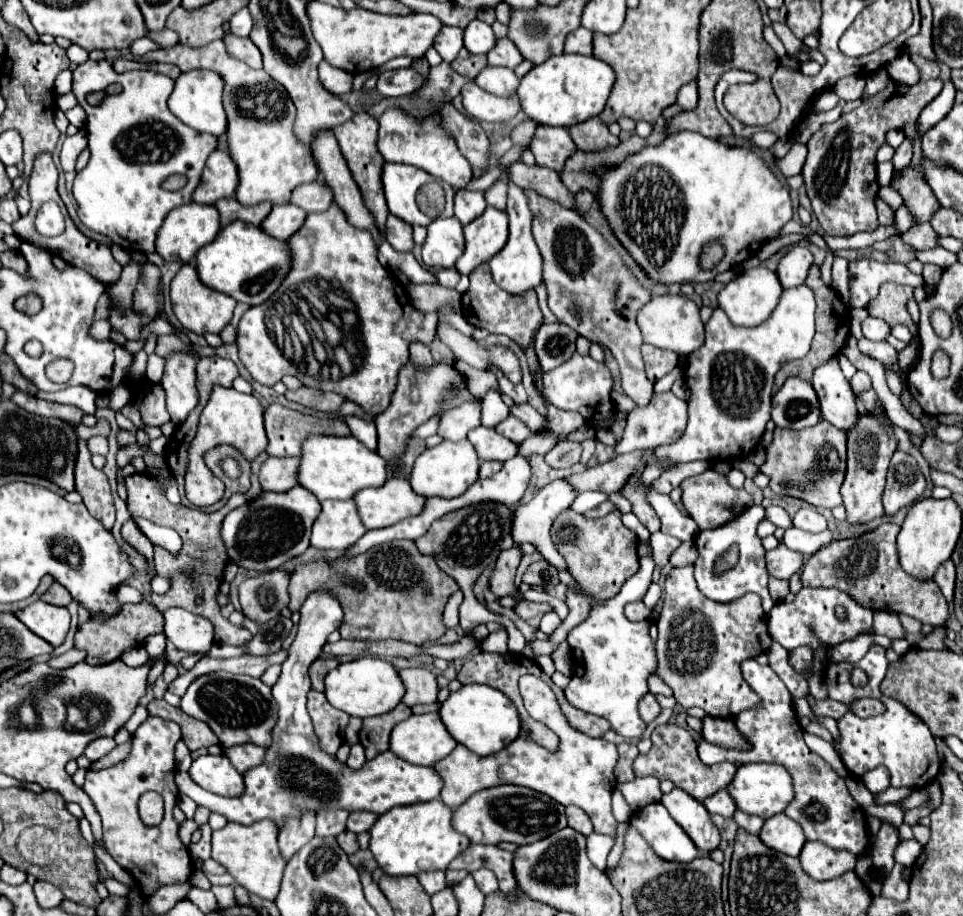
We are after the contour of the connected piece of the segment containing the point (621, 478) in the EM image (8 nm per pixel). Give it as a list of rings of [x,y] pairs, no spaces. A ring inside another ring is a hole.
[[[632,452],[632,454],[622,454],[616,456],[614,460],[606,462],[606,464],[596,464],[592,468],[586,468],[584,472],[578,474],[570,474],[568,480],[572,488],[576,488],[578,492],[586,492],[586,490],[600,490],[604,494],[612,494],[618,492],[628,476],[634,470],[644,470],[644,460],[642,460],[642,452]]]

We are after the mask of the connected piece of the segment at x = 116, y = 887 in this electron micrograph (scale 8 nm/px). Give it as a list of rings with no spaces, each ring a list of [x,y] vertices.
[[[104,878],[104,886],[108,888],[108,892],[110,892],[112,896],[124,896],[124,894],[128,894],[128,892],[130,892],[130,888],[128,888],[128,886],[124,886],[124,884],[116,882],[114,878]]]

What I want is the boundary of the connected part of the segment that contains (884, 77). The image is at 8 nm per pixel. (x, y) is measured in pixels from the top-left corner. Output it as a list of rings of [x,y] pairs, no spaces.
[[[880,68],[880,72],[872,72],[872,76],[866,76],[866,88],[864,88],[862,98],[884,90],[888,84],[890,84],[890,76],[888,76],[886,68]]]

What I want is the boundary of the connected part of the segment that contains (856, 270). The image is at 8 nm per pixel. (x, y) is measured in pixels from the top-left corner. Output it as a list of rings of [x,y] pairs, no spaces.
[[[852,260],[848,264],[850,272],[850,304],[852,308],[866,308],[878,295],[878,288],[884,282],[906,284],[912,288],[924,286],[922,276],[912,274],[904,264],[876,262],[876,260]]]

